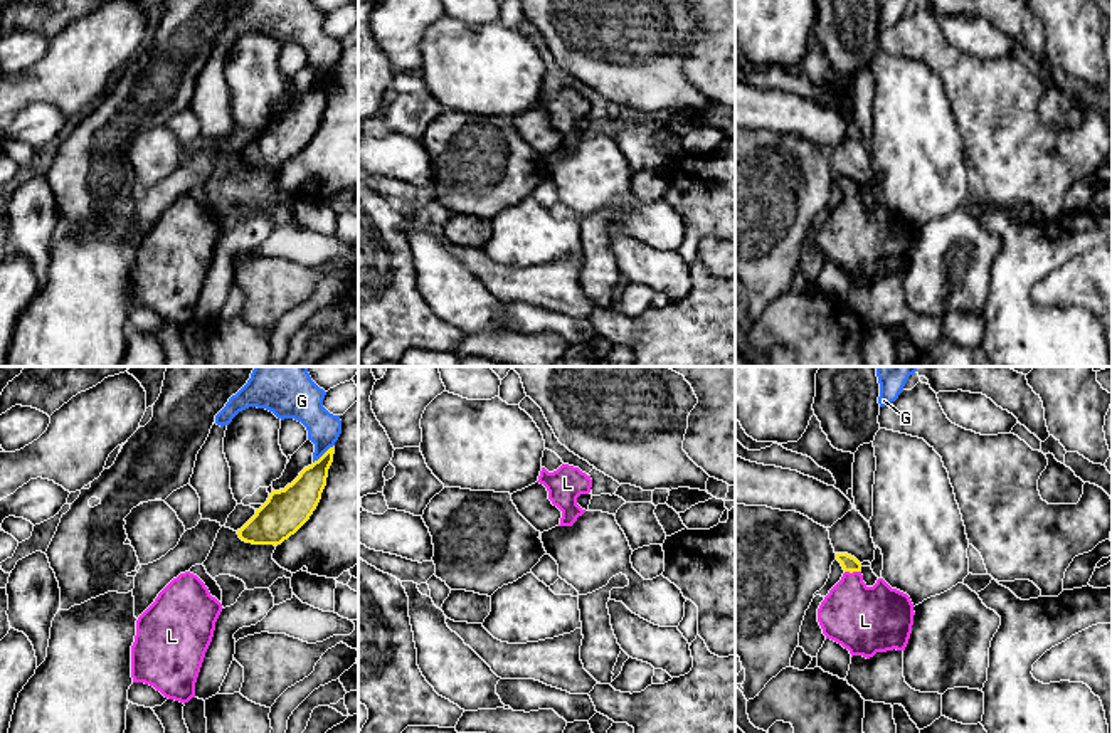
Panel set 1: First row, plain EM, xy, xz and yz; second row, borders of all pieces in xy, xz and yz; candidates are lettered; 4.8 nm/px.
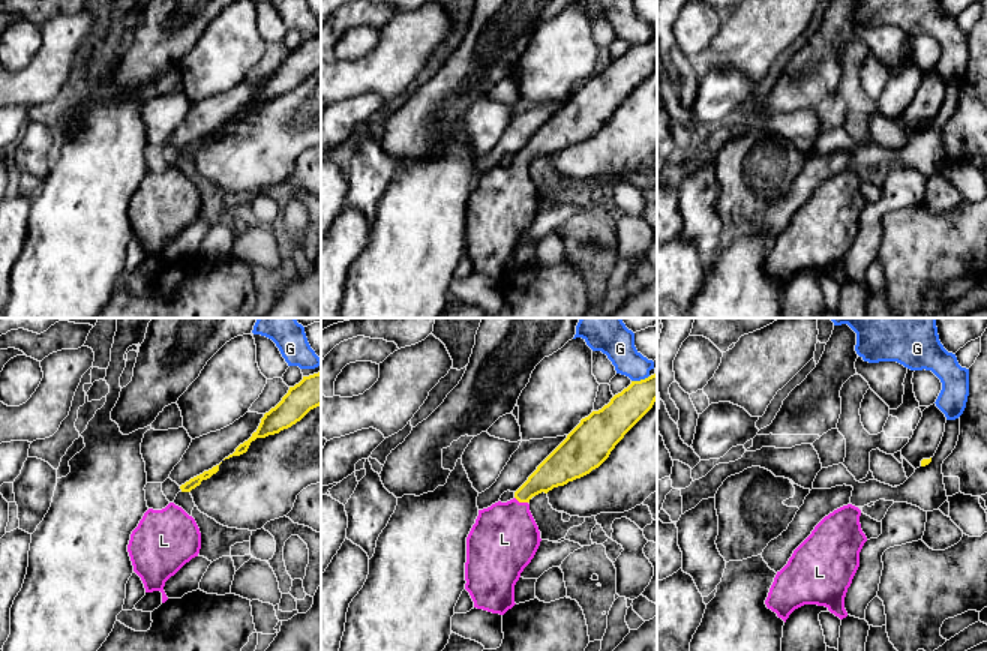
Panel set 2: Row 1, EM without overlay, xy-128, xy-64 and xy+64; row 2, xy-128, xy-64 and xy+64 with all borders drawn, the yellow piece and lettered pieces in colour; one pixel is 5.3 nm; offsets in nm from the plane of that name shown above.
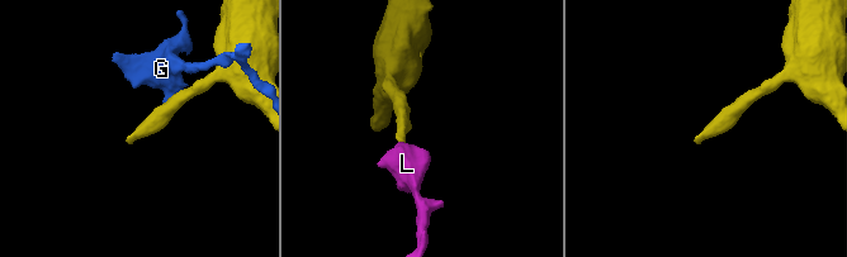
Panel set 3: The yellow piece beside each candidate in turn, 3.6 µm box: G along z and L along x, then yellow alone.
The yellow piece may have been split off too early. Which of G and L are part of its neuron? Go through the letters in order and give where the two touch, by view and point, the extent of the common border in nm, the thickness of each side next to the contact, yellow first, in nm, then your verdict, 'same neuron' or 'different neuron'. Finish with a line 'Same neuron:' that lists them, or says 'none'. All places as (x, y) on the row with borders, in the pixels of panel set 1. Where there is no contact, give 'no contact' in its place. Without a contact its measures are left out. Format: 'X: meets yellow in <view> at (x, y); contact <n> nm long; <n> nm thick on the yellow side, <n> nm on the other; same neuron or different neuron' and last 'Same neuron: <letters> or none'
G: meets yellow in xy at (323, 454); contact 130 nm long; 180 nm thick on the yellow side, 160 nm on the other; different neuron
L: meets yellow in yz at (853, 570); contact 80 nm long; 80 nm thick on the yellow side, 320 nm on the other; same neuron
Same neuron: L

